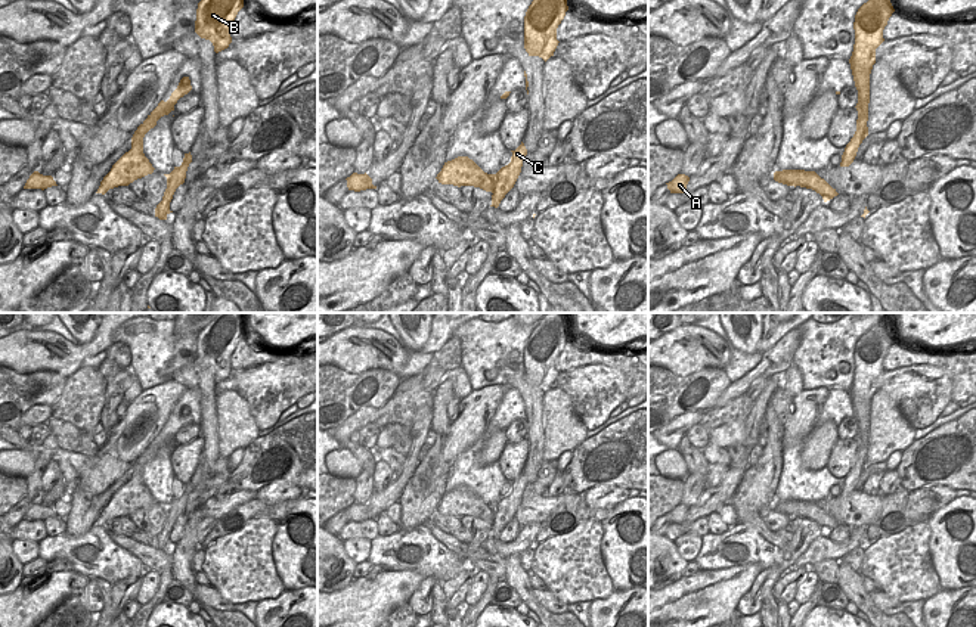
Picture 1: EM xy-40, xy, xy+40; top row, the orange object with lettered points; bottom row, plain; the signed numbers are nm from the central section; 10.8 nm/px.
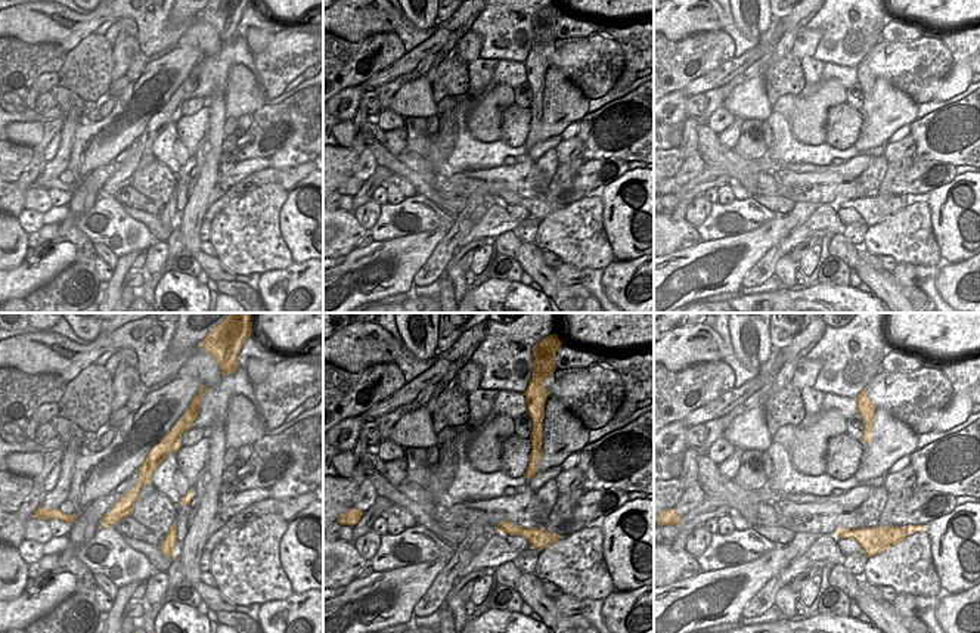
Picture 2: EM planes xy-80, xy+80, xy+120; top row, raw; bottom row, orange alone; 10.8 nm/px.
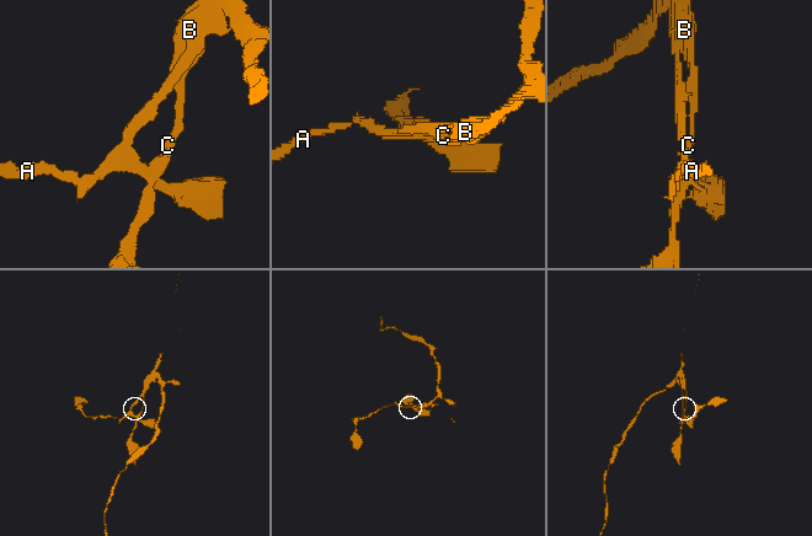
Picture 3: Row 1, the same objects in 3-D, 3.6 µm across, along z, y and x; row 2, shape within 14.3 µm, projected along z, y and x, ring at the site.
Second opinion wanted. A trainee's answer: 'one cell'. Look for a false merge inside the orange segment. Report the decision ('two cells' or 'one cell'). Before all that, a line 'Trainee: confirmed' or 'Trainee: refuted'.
Trainee: refuted
two cells

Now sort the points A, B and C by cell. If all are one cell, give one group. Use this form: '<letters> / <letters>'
A / B C

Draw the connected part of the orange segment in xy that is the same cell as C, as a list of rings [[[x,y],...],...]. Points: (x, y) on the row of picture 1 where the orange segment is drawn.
[[[524,143],[515,149],[511,150],[511,162],[505,167],[502,167],[496,174],[493,174],[495,179],[495,190],[492,192],[492,205],[498,208],[501,201],[505,198],[505,195],[514,187],[523,167],[523,161],[527,155],[527,149]]]

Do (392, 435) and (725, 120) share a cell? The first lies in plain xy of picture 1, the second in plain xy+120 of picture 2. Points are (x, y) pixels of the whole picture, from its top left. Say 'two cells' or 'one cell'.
two cells

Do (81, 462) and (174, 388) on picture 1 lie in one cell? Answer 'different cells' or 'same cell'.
same cell

